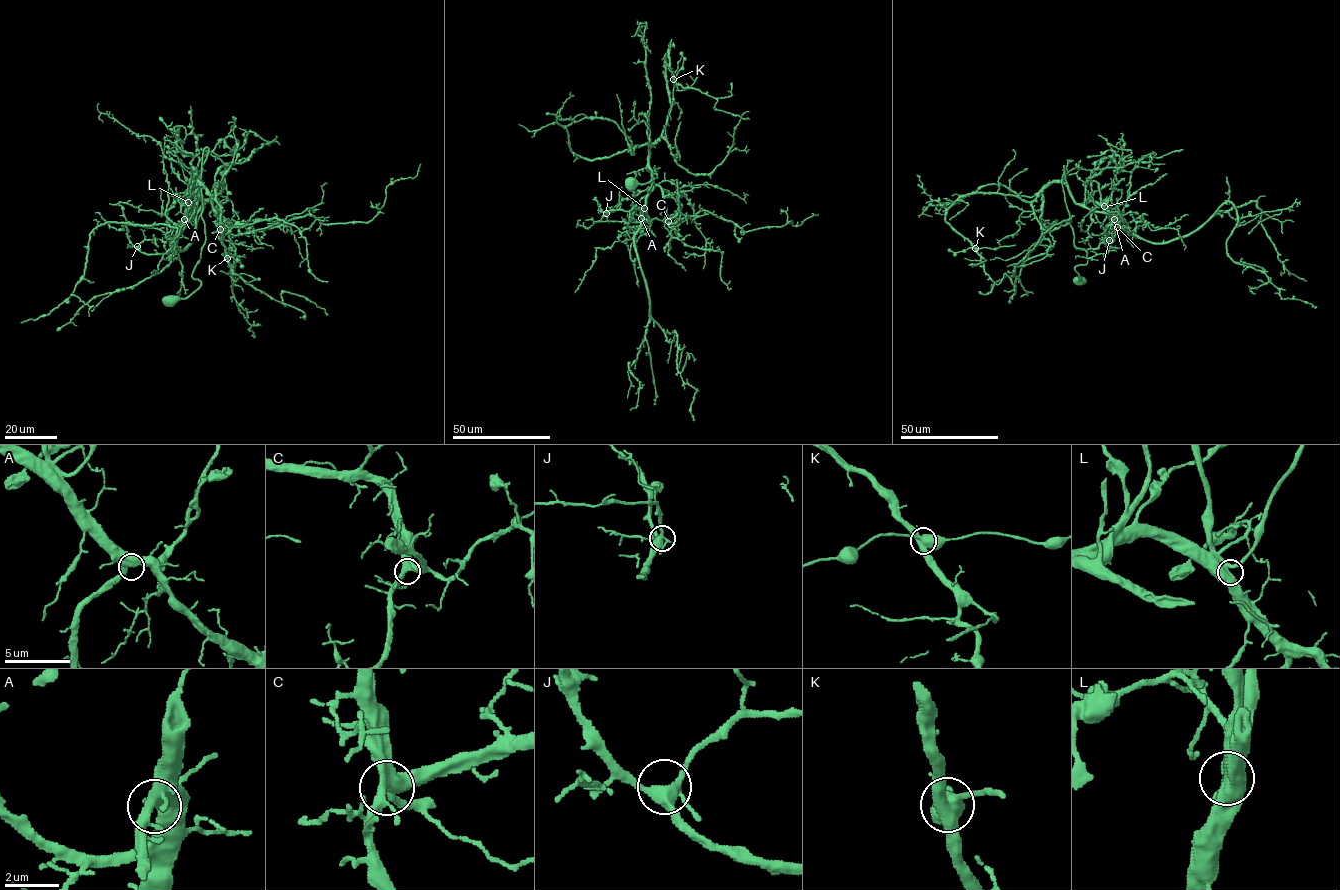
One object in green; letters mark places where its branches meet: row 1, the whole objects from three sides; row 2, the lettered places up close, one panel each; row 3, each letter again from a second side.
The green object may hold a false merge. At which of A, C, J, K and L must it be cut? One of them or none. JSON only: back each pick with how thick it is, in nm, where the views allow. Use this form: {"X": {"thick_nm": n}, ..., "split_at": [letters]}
{"K": {"thick_nm": 550}, "split_at": ["K"]}

